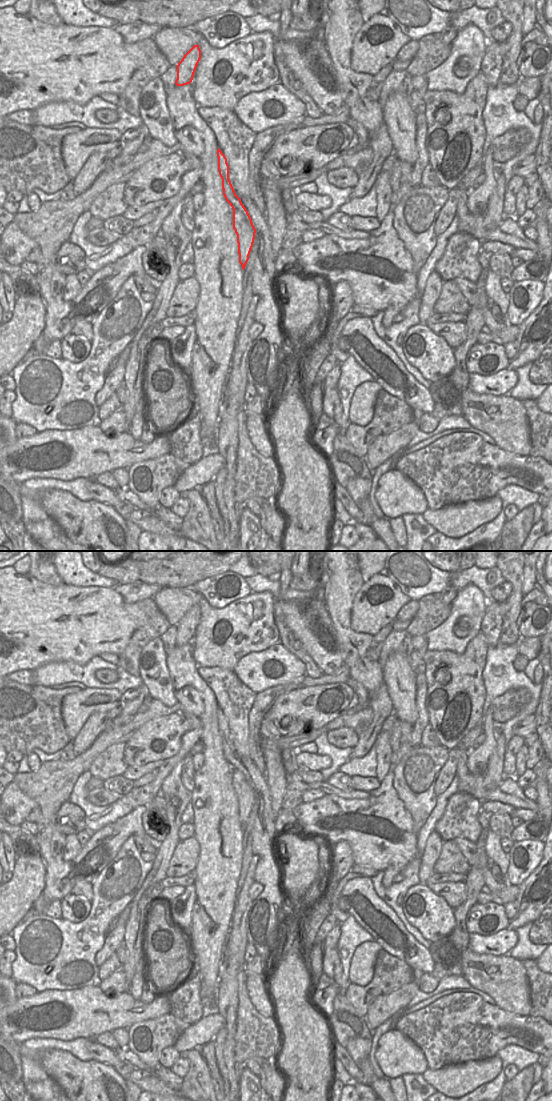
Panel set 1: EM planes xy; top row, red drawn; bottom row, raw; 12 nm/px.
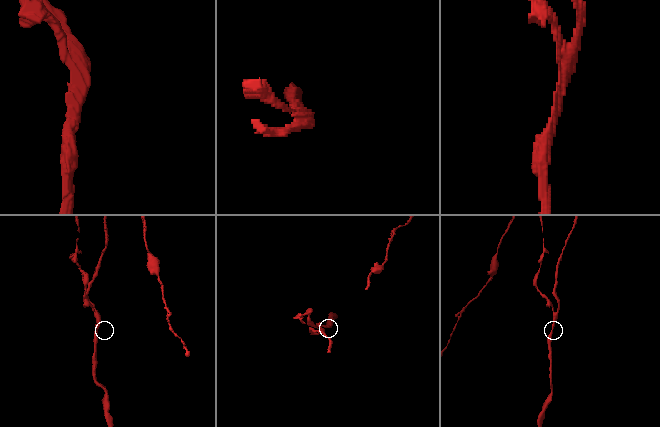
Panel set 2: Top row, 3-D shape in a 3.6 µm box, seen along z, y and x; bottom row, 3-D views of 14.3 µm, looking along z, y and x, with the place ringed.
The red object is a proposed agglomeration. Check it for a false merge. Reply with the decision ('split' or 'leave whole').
split

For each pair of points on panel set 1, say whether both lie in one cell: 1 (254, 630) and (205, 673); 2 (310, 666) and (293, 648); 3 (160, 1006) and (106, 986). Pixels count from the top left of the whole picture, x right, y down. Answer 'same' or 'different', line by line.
1: different
2: same
3: different

